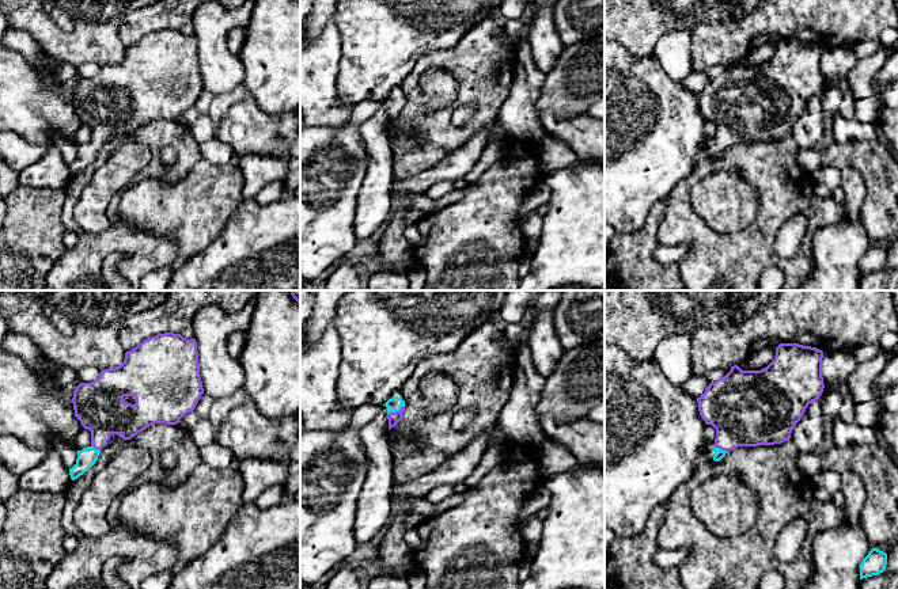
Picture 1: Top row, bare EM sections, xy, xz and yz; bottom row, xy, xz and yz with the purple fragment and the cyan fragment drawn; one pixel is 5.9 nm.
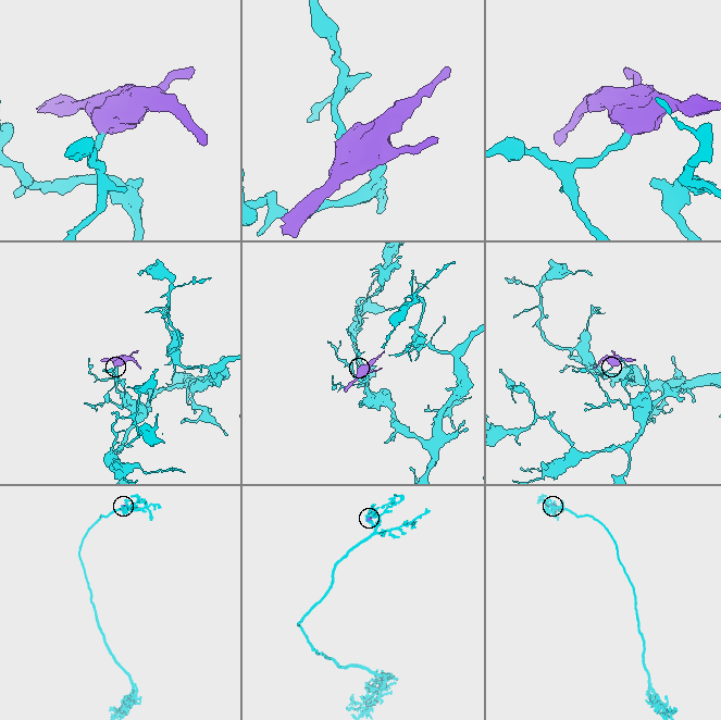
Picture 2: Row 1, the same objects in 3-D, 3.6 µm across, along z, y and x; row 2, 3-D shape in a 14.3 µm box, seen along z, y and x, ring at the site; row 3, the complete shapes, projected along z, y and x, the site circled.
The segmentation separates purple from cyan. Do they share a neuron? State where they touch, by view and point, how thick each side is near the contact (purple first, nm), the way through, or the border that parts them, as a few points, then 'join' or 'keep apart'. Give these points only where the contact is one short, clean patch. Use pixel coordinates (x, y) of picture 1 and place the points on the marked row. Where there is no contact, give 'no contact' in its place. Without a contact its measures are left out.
meets purple in xz at (396, 411); 70 nm thick on the purple side, 90 nm on the other; runs through xz (394, 418), (396, 411), (393, 405); join

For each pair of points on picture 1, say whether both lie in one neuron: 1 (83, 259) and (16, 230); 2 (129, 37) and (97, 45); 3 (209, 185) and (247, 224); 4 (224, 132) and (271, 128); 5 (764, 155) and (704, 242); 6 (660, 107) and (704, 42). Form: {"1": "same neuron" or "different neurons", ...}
{"1": "different neurons", "2": "different neurons", "3": "different neurons", "4": "same neuron", "5": "same neuron", "6": "different neurons"}

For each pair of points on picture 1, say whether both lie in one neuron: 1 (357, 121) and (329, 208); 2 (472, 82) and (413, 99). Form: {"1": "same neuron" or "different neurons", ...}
{"1": "same neuron", "2": "same neuron"}

